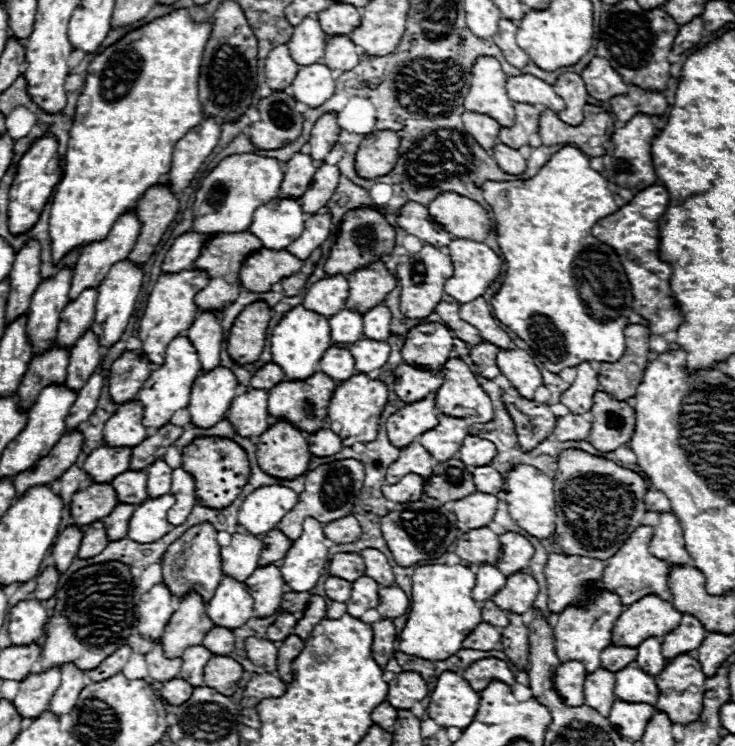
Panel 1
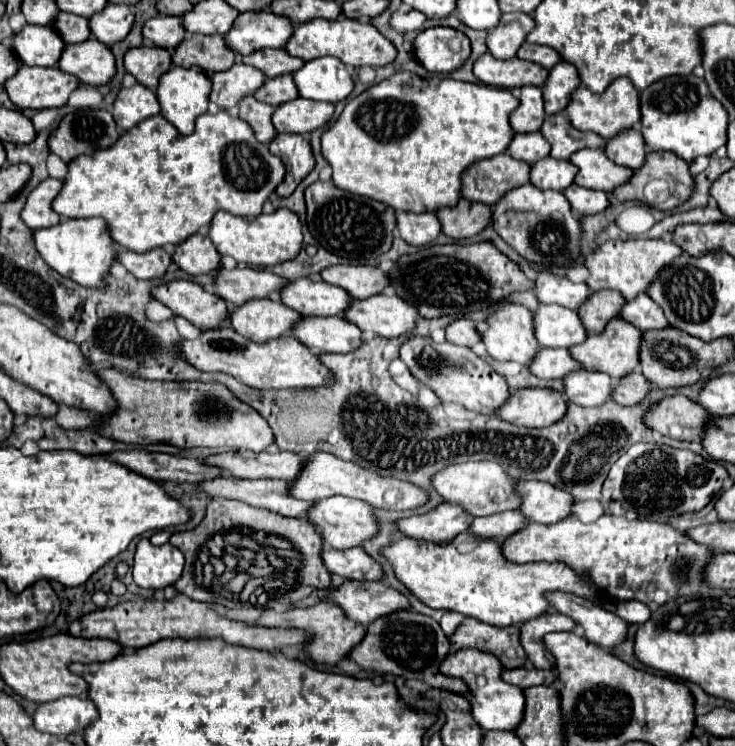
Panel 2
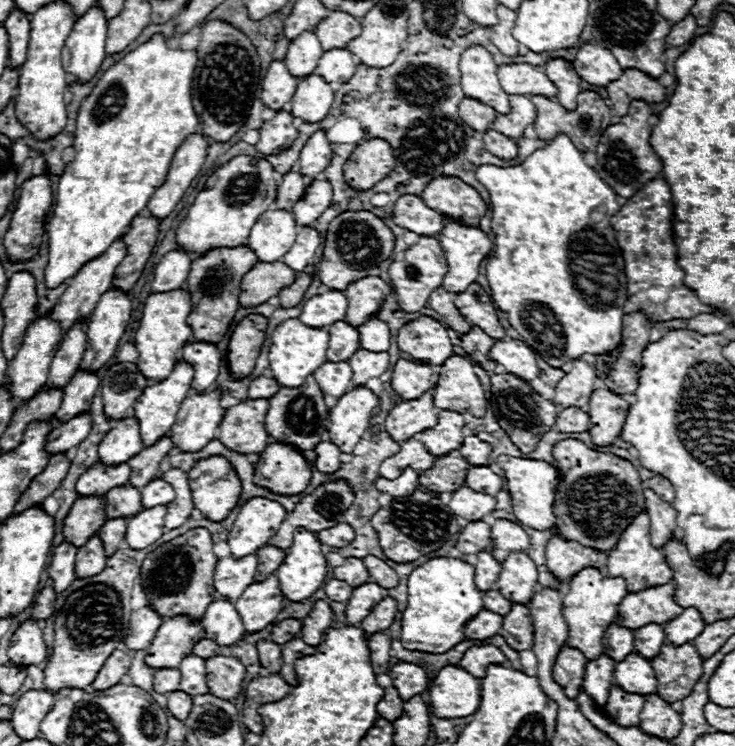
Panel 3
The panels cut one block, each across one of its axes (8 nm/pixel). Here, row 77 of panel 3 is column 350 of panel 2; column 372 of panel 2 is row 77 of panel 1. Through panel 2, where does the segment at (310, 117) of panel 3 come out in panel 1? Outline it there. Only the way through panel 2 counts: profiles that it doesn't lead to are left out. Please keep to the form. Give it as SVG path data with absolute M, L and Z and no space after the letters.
M322 62L302 66L298 76L294 78L292 94L294 94L296 100L308 104L310 108L316 108L334 94L336 80L341 73L336 69L330 70Z

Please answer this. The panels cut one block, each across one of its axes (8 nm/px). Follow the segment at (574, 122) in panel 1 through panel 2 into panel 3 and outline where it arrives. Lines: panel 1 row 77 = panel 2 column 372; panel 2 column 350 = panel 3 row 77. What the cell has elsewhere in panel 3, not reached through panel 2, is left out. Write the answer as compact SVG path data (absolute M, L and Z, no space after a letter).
M554 58L544 66L544 72L554 80L558 88L558 102L566 110L576 110L576 96L580 94L580 78L574 72L574 66L562 58Z

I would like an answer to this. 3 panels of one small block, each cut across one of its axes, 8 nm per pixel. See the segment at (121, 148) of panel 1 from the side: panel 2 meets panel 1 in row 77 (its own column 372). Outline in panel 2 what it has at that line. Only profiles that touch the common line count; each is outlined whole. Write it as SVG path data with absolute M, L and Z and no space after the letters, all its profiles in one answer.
M396 72L346 104L340 118L322 136L322 154L332 166L332 182L338 188L386 202L402 212L438 212L440 208L458 204L462 174L474 162L508 150L514 138L508 114L516 108L518 98L504 88Z

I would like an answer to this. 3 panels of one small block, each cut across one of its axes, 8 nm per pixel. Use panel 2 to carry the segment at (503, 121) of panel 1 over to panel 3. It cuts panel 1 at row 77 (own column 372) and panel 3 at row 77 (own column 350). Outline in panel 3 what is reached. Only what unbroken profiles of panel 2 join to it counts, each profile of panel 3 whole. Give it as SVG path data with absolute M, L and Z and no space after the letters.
M472 46L462 54L460 60L462 90L468 98L476 98L482 104L492 106L498 114L510 112L508 94L498 82L498 66L492 54L482 46Z

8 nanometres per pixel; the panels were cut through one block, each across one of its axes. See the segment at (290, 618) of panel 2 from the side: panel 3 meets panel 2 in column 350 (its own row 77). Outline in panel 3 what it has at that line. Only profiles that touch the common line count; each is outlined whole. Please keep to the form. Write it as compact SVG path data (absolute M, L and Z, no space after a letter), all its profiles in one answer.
M630 68L630 70L624 70L622 78L618 78L608 86L608 98L612 102L616 116L626 116L632 100L644 100L648 104L664 102L666 88L660 86L650 76L646 76L644 72Z

